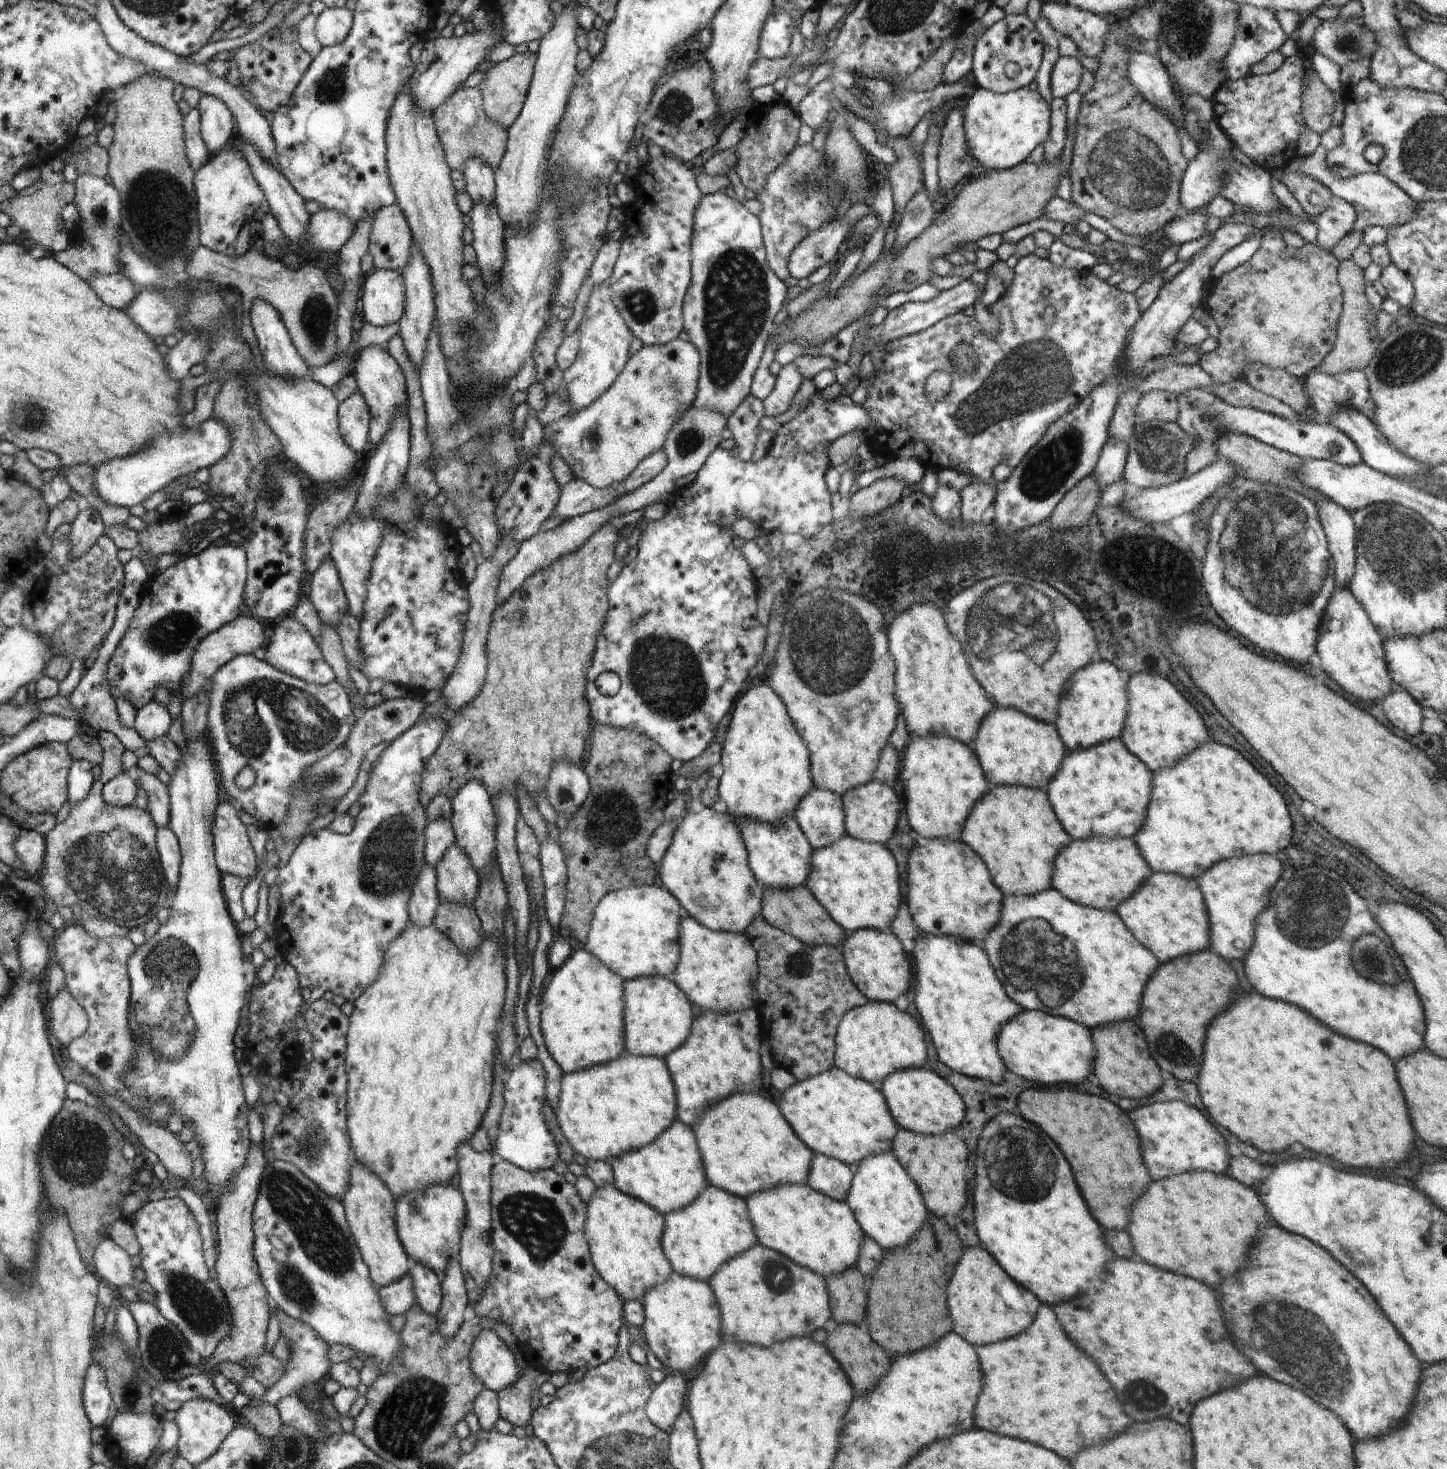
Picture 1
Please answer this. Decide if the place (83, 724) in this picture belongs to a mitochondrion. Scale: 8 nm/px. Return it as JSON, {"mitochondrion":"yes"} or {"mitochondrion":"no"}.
{"mitochondrion":"no"}

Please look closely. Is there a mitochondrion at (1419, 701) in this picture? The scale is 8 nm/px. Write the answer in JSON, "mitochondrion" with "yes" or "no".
{"mitochondrion":"no"}

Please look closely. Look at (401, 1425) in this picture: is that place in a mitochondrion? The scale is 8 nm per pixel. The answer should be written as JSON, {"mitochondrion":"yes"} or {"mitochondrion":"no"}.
{"mitochondrion":"yes"}

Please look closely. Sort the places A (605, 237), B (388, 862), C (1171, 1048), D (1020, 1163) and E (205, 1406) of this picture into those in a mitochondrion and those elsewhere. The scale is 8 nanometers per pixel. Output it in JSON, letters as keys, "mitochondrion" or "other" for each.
{"A":"other","B":"mitochondrion","C":"mitochondrion","D":"mitochondrion","E":"other"}

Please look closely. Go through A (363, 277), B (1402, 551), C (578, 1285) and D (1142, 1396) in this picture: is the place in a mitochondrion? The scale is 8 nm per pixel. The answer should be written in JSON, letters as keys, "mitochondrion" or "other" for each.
{"A":"other","B":"mitochondrion","C":"other","D":"mitochondrion"}

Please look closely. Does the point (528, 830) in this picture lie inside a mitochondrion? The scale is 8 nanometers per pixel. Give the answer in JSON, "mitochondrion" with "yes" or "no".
{"mitochondrion":"no"}

